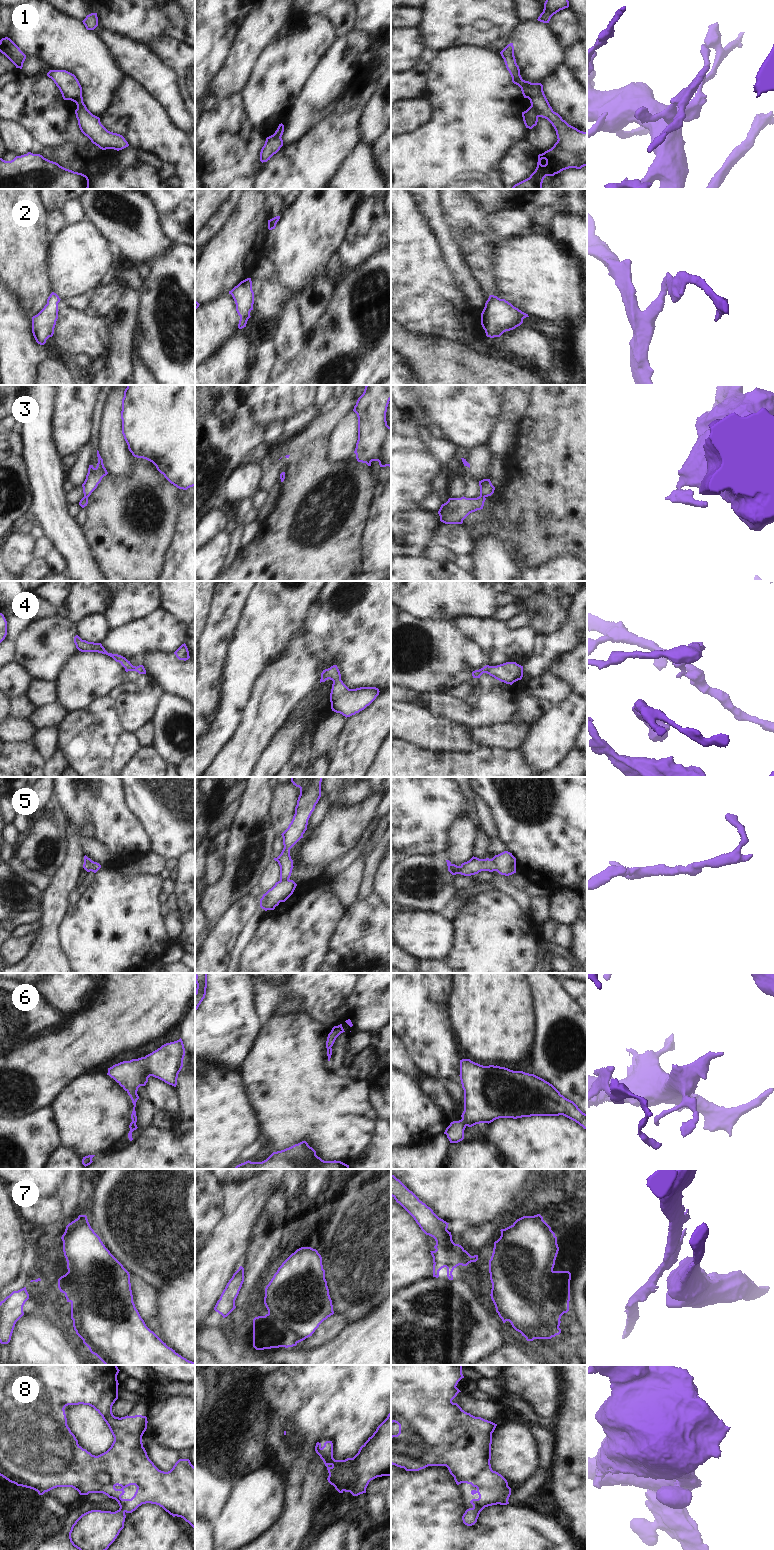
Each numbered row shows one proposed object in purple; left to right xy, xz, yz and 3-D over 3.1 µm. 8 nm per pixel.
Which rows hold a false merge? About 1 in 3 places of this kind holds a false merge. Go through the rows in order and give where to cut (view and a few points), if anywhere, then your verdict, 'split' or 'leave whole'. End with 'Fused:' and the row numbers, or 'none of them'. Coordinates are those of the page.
1: no cut; leave whole
2: no cut; leave whole
3: cut in yz along (480, 495), (484, 497); split
4: no cut; leave whole
5: no cut; leave whole
6: no cut; leave whole
7: no cut; leave whole
8: no cut; leave whole
Fused: 3

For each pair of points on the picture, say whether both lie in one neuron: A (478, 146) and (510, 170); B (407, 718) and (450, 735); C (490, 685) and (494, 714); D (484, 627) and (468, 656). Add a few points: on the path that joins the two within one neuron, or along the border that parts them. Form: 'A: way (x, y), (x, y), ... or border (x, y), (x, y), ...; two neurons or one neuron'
A: border (514, 144), (500, 162), (501, 178); two neurons
B: way (418, 726), (439, 734); one neuron
C: way (491, 692), (494, 698), (494, 707); one neuron
D: border (458, 628), (481, 649), (488, 664); two neurons

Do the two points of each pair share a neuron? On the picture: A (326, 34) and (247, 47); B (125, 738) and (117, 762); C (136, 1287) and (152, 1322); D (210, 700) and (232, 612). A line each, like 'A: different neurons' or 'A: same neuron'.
A: different neurons
B: same neuron
C: same neuron
D: same neuron

